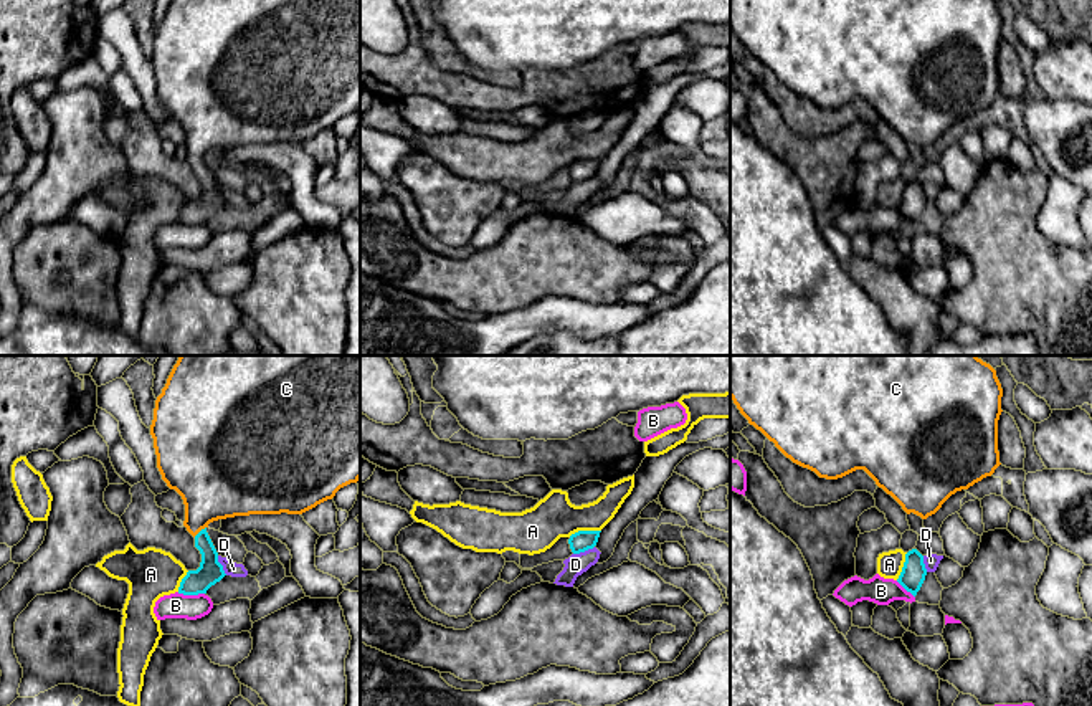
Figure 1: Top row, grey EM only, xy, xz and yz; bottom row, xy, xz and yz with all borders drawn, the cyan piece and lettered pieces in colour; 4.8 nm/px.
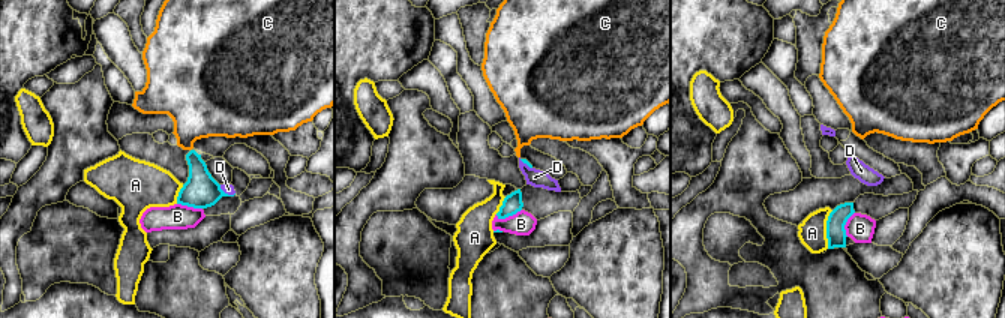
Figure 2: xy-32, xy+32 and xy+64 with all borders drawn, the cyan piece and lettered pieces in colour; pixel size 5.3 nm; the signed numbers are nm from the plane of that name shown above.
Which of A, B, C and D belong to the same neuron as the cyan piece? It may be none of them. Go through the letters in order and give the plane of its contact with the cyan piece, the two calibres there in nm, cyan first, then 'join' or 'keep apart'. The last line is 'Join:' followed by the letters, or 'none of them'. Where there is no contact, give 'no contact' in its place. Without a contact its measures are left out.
A: xz | 100/220 nm | keep apart
B: xy | 120/130 nm | keep apart
C: xy | 120/360 nm | join
D: xz | 100/100 nm | keep apart
Join: C

